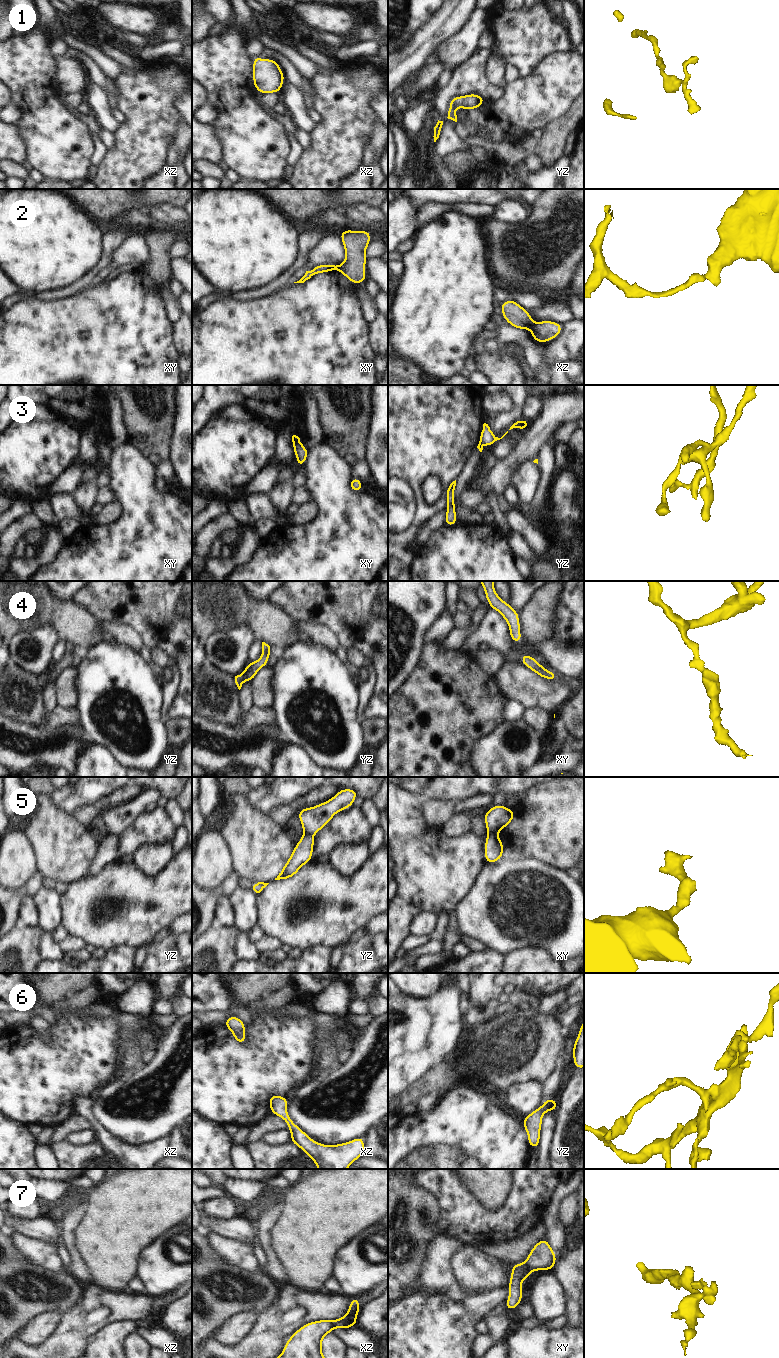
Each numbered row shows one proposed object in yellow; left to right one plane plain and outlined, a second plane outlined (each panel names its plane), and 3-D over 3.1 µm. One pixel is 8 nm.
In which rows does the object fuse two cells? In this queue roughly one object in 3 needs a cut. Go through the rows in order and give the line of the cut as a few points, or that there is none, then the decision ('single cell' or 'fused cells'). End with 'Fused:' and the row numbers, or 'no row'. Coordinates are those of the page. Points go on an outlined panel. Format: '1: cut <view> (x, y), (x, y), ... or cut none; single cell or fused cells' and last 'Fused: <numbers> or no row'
1: cut none; single cell
2: cut xz (534, 323), (529, 328); fused cells
3: cut xy (299, 441), (293, 444); fused cells
4: cut none; single cell
5: cut yz (304, 834), (309, 834), (312, 837); fused cells
6: cut none; single cell
7: cut xy (525, 1262), (531, 1270); fused cells
Fused: 2, 3, 5, 7

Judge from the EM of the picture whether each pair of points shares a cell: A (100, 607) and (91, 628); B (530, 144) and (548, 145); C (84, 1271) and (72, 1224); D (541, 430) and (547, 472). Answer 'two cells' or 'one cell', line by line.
A: two cells
B: two cells
C: one cell
D: two cells

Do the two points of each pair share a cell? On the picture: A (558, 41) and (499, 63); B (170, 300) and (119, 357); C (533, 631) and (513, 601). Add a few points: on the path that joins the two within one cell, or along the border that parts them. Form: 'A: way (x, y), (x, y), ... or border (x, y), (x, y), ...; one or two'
A: border (492, 55), (501, 57), (507, 63); two
B: border (158, 285), (159, 297), (165, 315), (172, 324); two
C: border (534, 592), (518, 612); two

